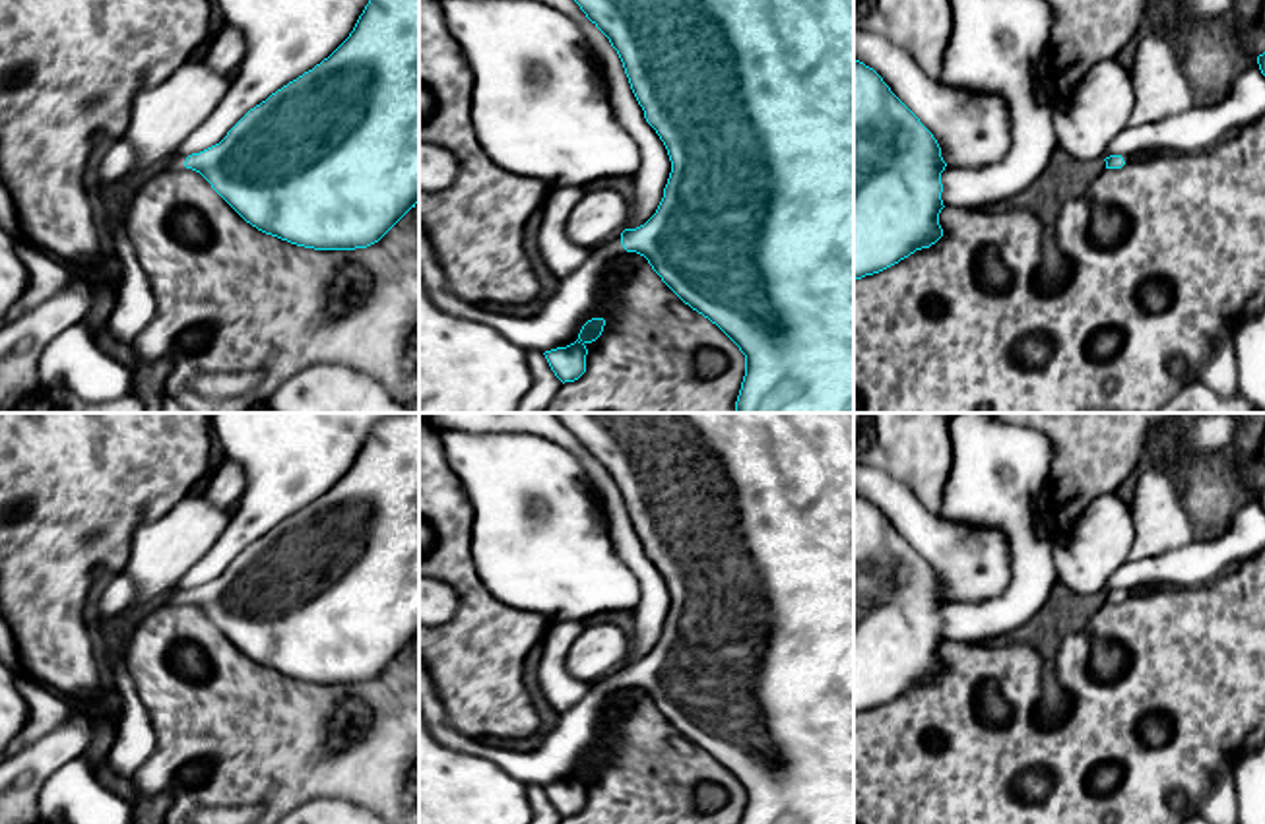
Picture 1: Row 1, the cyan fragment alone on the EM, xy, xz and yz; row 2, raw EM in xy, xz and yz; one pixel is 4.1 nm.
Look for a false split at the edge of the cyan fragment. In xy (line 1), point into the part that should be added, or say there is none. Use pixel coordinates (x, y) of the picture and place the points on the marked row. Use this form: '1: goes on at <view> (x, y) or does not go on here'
1: goes on at xy (177, 163)

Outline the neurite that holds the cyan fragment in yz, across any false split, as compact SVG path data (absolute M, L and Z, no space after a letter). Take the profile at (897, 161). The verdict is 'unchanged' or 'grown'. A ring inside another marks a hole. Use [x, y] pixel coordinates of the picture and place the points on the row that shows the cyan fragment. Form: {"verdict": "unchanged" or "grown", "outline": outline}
{"verdict": "unchanged", "outline": "M854 60L854 281L943 237L945 167L933 134L873 68Z"}

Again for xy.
{"verdict": "grown", "outline": "M369 0L349 37L320 64L250 109L227 136L192 155L175 155L159 171L192 169L252 227L314 250L355 250L378 242L419 202L419 0Z"}

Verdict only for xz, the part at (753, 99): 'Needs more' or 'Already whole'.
Needs more

